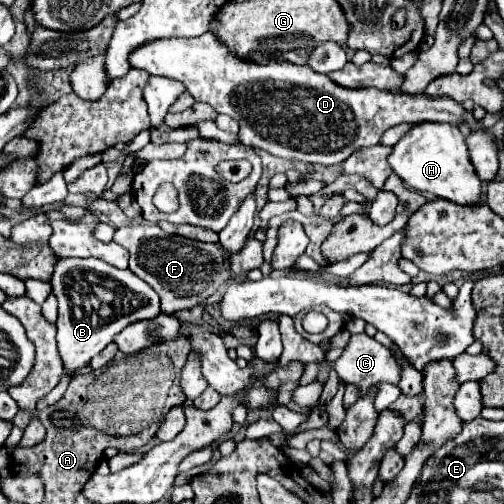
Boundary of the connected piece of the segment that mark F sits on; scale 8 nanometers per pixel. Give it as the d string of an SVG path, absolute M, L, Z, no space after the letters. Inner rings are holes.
M140 224L140 226L124 226L118 228L114 234L114 242L124 246L130 252L130 270L140 276L144 282L148 282L158 294L162 294L162 312L164 314L174 314L184 308L194 308L202 304L206 298L212 296L212 284L218 280L226 282L232 278L232 262L222 250L220 244L206 244L206 242L196 242L188 240L182 236L166 236L156 224Z

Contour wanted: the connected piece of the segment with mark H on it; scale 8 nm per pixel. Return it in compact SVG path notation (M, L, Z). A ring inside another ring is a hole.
M422 122L404 134L404 138L394 146L388 162L404 184L418 192L428 192L460 206L476 206L482 202L482 182L470 162L468 144L458 127Z

